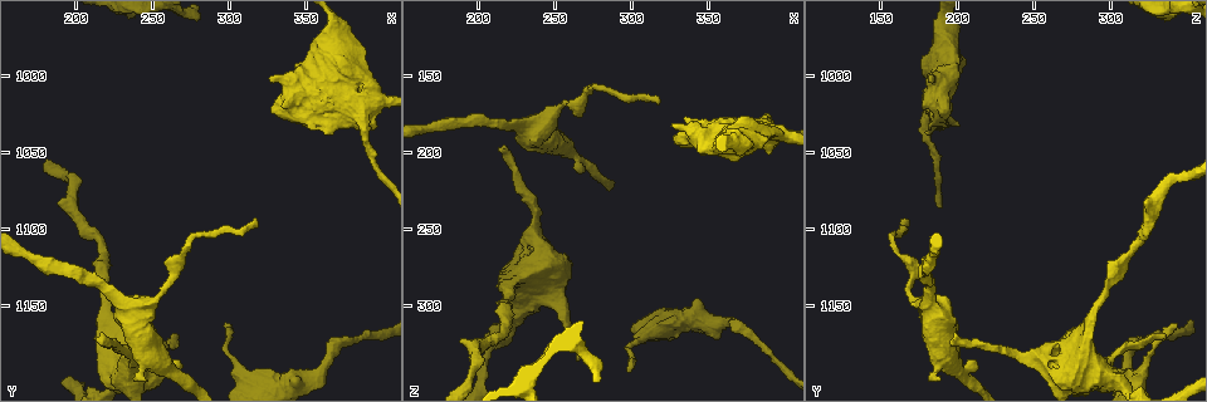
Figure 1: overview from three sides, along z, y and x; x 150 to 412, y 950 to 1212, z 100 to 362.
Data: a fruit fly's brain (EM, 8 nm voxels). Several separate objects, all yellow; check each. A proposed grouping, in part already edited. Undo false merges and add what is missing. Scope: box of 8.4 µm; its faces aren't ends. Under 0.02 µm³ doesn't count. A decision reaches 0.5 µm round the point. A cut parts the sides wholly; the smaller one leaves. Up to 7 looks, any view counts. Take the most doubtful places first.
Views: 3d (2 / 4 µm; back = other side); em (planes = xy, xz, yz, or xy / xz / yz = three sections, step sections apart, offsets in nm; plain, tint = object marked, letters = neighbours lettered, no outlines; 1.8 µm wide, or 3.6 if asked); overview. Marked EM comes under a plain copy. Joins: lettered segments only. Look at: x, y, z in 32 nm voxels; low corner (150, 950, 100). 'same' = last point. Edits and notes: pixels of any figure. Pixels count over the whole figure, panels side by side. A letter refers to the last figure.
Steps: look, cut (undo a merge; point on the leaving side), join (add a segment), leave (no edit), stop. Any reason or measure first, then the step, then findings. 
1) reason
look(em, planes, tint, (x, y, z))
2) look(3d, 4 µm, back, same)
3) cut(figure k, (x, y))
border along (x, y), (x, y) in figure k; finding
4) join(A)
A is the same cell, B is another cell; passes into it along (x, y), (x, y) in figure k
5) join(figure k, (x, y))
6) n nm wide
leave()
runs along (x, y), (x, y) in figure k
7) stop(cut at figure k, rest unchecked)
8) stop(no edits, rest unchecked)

look(em, xz, step 16, letters, (216, 1168, 198))

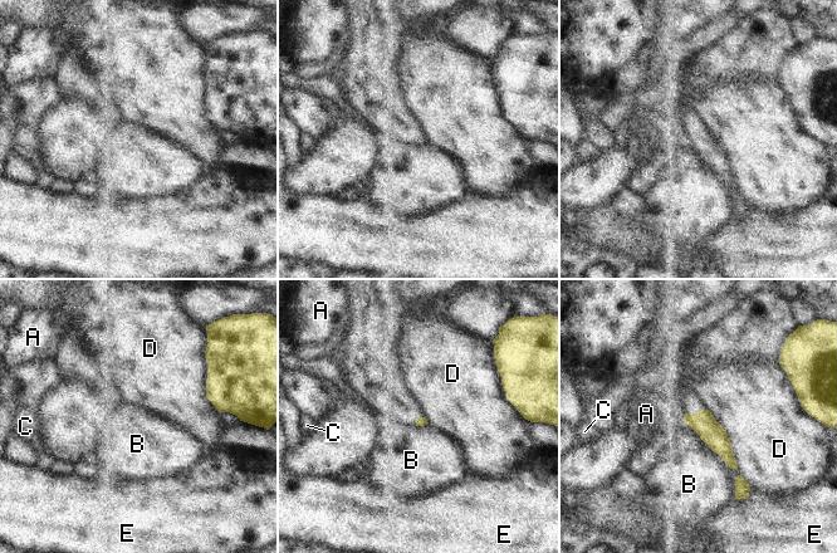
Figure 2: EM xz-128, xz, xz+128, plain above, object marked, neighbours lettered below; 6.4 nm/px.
B touches over 460 nm
leave()
A, B, C, D and E are other cells; no lettered segment goes on from it

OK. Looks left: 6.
thick end
look(3d, 4 µm, (344, 992, 196))

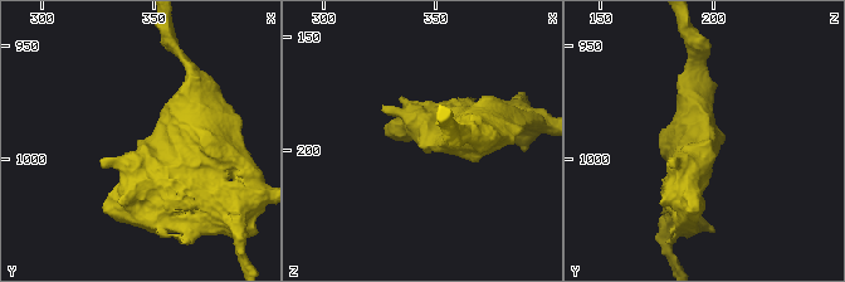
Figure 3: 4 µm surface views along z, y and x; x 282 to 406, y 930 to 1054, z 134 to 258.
now the EM
look(em, planes, letters, (344, 991, 196))

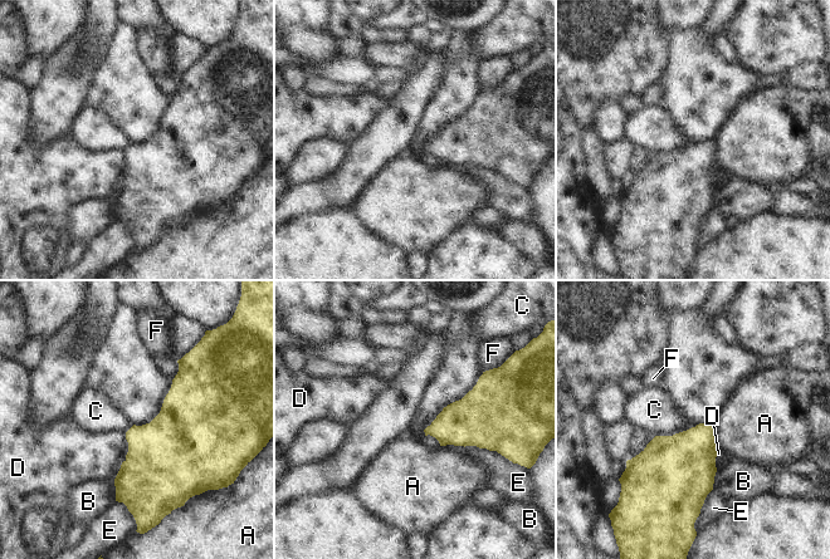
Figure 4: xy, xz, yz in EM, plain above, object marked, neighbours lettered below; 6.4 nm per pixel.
leave()
A, B, C, D, E and F are other cells; no lettered segment goes on from it

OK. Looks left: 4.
branch stops here
look(3d, 2 µm, (296, 1162, 344))

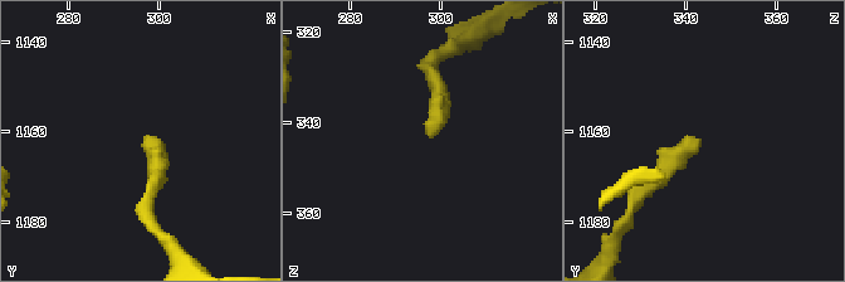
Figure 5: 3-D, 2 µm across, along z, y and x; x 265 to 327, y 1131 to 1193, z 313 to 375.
now the EM
look(em, planes, letters, (297, 1162, 344))

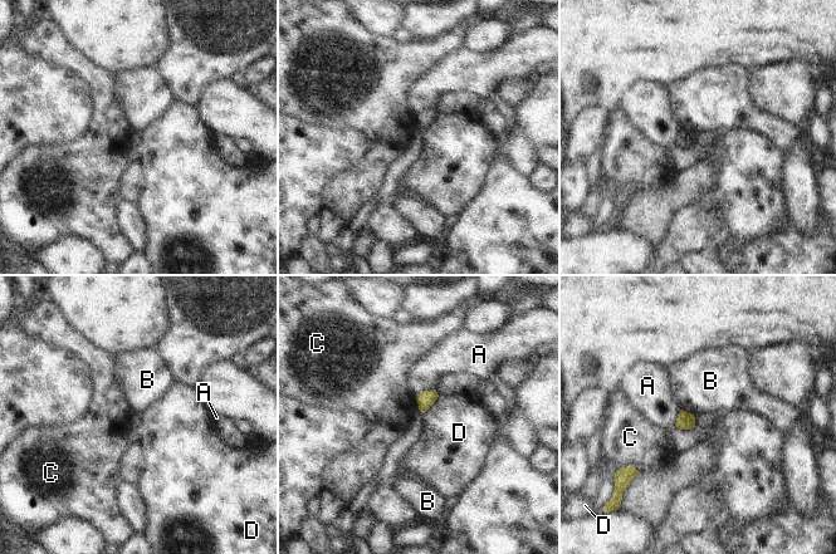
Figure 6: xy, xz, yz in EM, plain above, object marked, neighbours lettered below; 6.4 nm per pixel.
leave()
A, B, C and D are other cells; border along (415, 395), (418, 408), (421, 412) in figure 6; none of them fits

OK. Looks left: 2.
stop(no edits, rest unchecked)

